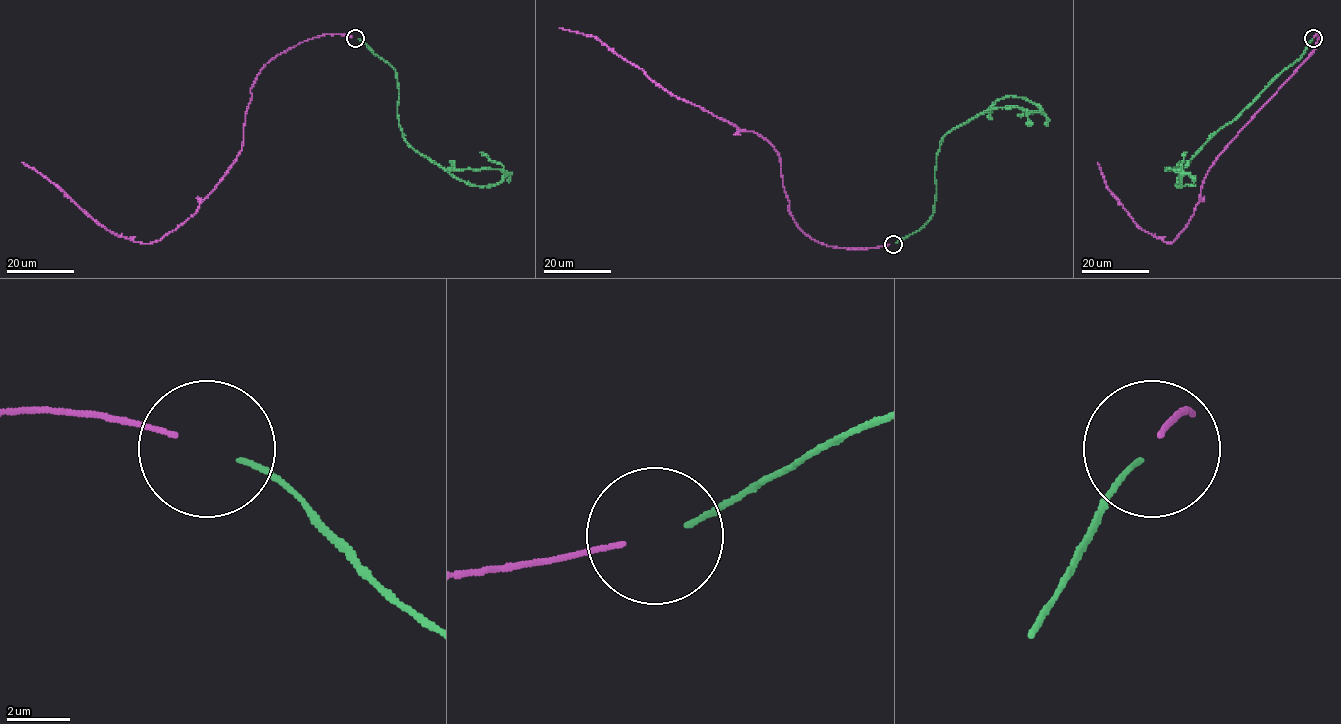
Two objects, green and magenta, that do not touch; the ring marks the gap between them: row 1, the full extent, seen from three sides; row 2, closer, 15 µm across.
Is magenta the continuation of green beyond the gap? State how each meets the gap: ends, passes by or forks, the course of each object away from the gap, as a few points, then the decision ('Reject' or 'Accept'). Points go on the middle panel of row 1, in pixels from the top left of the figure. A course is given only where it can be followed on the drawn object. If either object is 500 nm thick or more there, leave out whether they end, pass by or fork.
At the ring green ends. At the ring magenta ends. Course of green: (896, 243), (919, 230), (932, 214), (936, 157), (941, 140), (1007, 97), (1025, 97), (1041, 110), (1018, 116). Course of magenta: (889, 245), (817, 242), (788, 209), (780, 159), (760, 135), (673, 95), (594, 37), (560, 28). Accept

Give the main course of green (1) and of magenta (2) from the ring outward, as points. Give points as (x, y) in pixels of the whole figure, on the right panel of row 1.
1: (1312, 39), (1300, 58), (1209, 139), (1181, 169), (1166, 169), (1180, 170), (1186, 152)
2: (1314, 37), (1312, 53), (1219, 156), (1172, 242), (1138, 226), (1106, 186), (1098, 162)

